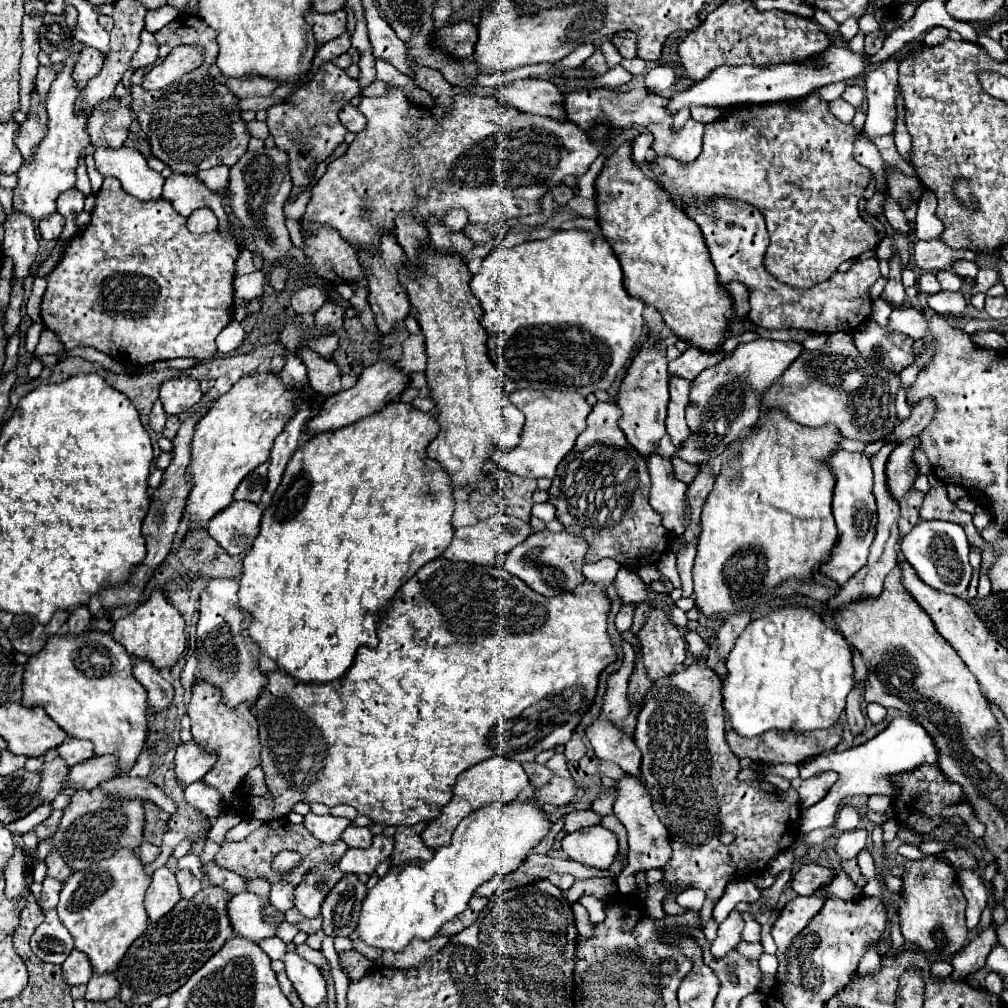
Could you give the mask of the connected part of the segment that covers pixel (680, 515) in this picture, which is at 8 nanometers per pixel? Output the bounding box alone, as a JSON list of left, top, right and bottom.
[647,449,689,535]

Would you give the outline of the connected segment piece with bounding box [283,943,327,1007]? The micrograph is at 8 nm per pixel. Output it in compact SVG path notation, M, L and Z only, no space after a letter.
M287 943L283 963L285 963L285 973L291 979L295 991L299 993L303 1005L319 1007L327 999L325 979L319 973L319 967L309 963L309 961L305 961L295 951L295 943Z

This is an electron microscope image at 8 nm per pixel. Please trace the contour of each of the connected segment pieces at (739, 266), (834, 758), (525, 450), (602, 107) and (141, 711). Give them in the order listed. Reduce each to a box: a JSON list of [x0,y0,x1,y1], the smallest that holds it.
[[683,197,881,333],[799,717,939,833],[493,389,591,479],[561,89,705,163],[23,631,147,775]]

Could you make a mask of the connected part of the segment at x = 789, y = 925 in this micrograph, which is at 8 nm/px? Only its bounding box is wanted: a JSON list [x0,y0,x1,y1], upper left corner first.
[773,883,829,981]

